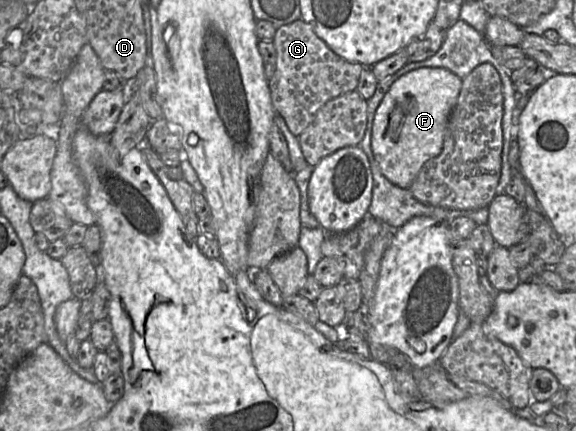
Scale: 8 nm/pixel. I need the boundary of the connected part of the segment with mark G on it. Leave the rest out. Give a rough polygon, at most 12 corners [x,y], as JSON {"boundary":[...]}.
{"boundary":[[302,19],[279,27],[272,104],[299,137],[364,66]]}

